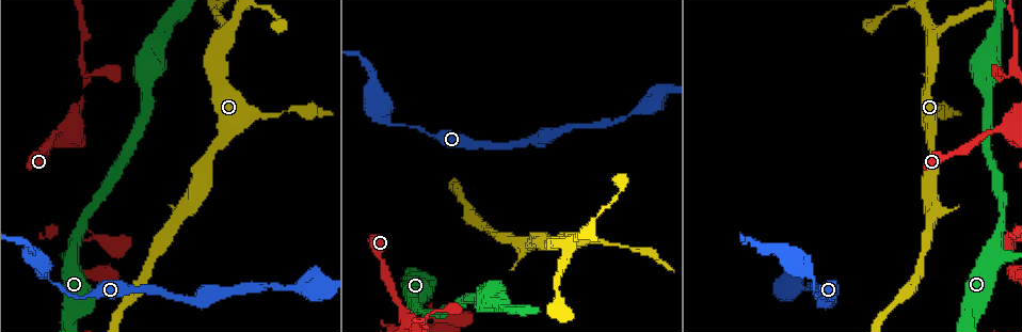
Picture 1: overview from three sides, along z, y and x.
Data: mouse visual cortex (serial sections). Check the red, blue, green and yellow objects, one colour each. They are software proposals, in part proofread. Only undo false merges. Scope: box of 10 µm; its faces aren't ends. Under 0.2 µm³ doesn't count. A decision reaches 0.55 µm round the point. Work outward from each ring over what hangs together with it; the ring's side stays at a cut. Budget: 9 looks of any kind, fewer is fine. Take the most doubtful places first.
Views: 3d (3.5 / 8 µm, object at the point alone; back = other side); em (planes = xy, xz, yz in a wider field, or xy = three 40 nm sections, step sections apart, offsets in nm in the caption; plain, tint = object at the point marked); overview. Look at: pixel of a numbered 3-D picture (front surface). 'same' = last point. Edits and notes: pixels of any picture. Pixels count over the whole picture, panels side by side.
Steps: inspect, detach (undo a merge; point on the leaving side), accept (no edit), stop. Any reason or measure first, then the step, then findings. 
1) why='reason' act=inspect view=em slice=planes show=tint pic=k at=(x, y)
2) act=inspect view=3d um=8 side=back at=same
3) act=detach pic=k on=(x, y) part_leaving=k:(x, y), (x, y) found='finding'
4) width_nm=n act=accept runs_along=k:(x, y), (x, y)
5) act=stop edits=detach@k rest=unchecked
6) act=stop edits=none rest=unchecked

act=inspect view=3d um=3.5 pic=1 at=(400, 315)

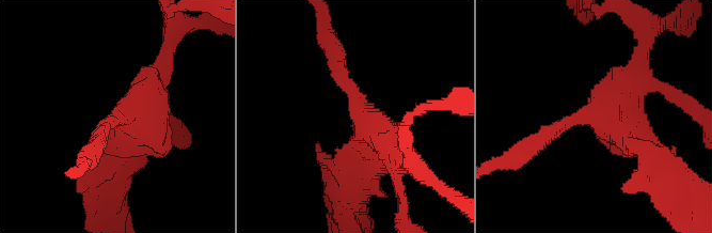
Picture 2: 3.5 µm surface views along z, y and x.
act=inspect view=em slice=planes show=tint pic=2 at=(593, 119)

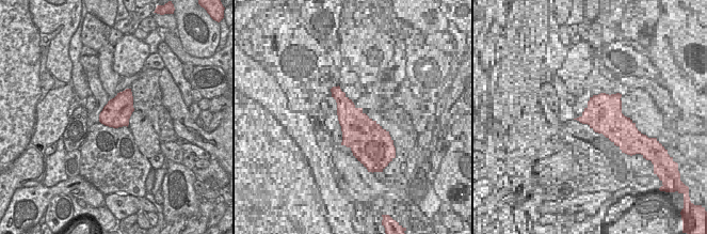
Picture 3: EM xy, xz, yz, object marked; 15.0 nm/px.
act=accept runs_along=2:(537, 144), (564, 122), (602, 115), (630, 73) found='continuous, no second cell'

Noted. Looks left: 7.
why='three-way junction' act=inspect view=3d um=3.5 pic=1 at=(566, 244)

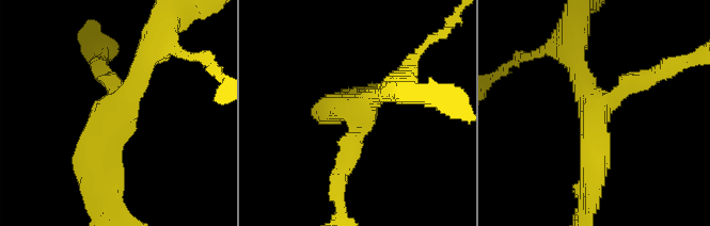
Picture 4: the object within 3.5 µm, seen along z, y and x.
arms=3 arm_widths_nm=250,250,450 why='now the EM' act=inspect view=em slice=xy step=2 show=tint pic=4 at=(594, 103)

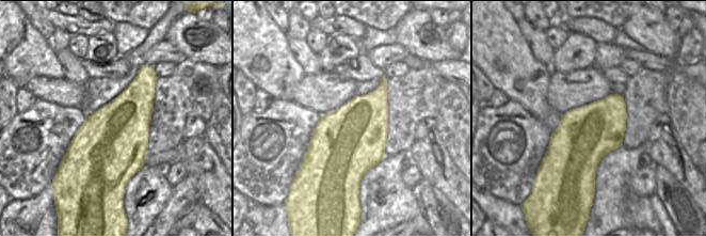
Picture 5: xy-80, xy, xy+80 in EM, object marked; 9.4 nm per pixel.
why='cut it another way' act=inspect view=em slice=xy step=5 show=tint at=same

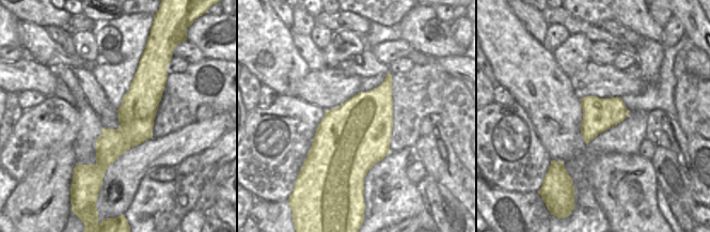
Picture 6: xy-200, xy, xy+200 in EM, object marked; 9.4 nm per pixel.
act=accept runs_along=6:(141, 70), (136, 124), (98, 164) found='continuous, no second cell'

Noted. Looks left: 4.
why='sudden change in width' act=inspect view=3d um=8 pic=1 at=(386, 116)

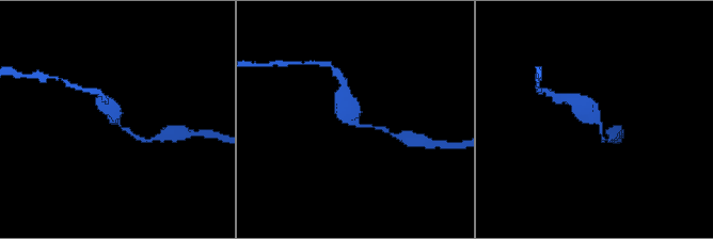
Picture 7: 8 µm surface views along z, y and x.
act=inspect view=em slice=xy step=3 show=tint at=same

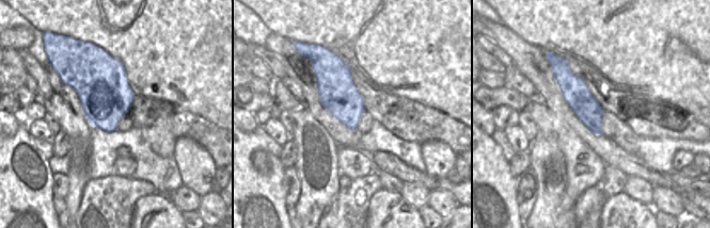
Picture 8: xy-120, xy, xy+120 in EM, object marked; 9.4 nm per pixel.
arm_widths_nm=150,500 act=accept runs_along=8:(559, 67), (590, 113), (599, 132) found='all the same cell'

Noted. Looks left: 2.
why='sudden change in width' act=inspect view=3d um=3.5 pic=1 at=(1002, 256)

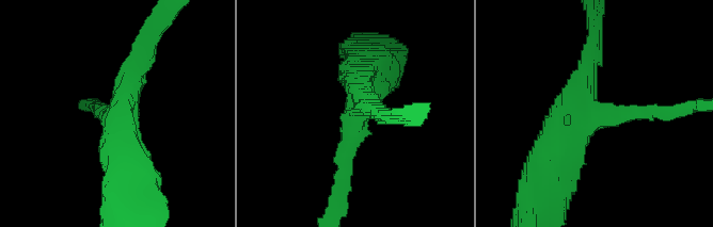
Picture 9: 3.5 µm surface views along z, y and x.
why='shape alone is not enough' act=inspect view=em slice=xy step=2 show=tint pic=9 at=(357, 116)

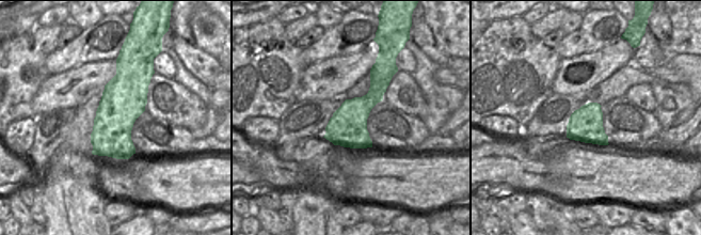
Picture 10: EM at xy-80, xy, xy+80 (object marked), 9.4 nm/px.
act=accept runs_along=9:(549, 165), (579, 123), (636, 112) found='continuous, no second cell'

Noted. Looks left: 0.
act=stop edits=none rest=unchecked

